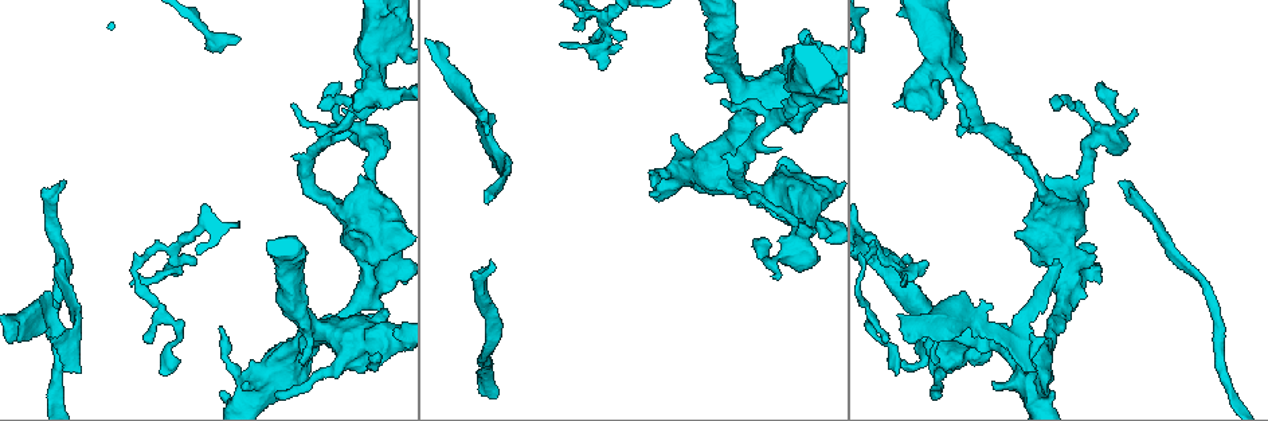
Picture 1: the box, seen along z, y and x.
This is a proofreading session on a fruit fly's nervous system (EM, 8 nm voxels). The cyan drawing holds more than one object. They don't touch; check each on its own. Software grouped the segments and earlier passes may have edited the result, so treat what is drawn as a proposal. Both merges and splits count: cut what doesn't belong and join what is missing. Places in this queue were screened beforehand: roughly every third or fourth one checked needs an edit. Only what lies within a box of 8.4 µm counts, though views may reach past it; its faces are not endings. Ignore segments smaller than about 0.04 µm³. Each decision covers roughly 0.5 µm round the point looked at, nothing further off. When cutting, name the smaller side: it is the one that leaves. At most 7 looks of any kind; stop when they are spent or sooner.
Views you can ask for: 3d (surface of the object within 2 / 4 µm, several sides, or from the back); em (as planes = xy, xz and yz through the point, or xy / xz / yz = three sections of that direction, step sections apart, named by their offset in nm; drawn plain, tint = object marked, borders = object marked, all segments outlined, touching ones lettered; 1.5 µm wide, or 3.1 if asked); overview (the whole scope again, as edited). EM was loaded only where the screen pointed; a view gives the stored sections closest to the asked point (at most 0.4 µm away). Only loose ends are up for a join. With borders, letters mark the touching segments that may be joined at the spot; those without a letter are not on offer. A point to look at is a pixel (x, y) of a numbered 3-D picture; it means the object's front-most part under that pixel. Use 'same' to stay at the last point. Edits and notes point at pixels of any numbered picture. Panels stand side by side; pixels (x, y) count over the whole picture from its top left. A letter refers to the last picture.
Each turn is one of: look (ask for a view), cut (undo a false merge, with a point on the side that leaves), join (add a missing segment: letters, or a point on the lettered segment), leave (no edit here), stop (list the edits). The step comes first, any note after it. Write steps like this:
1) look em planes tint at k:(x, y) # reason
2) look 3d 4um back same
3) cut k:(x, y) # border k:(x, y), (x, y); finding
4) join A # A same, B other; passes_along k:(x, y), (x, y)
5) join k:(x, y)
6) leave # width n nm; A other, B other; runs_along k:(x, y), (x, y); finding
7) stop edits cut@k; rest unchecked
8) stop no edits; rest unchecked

look 3d 4um at 1:(493, 195) # free end

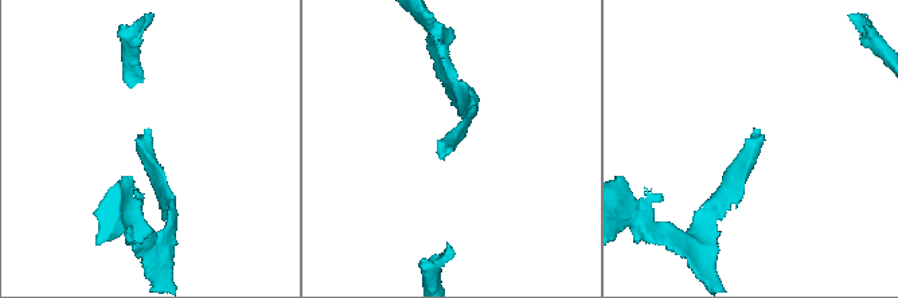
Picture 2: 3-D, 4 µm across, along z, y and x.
look em xz step 8 borders at 2:(149, 132) # need the tissue

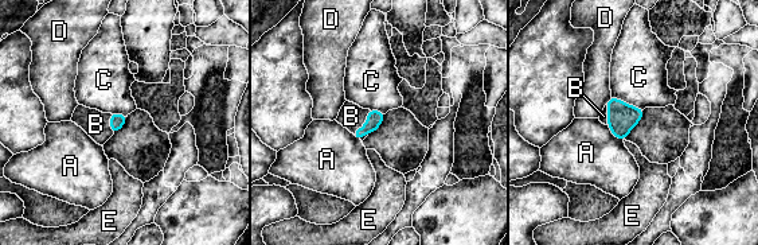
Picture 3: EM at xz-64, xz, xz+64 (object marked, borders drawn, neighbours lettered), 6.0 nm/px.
look em planes borders same

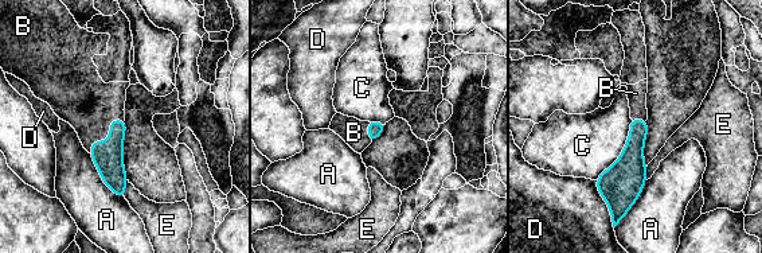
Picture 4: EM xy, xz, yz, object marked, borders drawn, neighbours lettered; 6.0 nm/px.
join B # A other, B same, C other, D other, E other; passes_along 4:(108, 156), (109, 136), (86, 102); the neuron continues

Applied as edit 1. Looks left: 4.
look overview

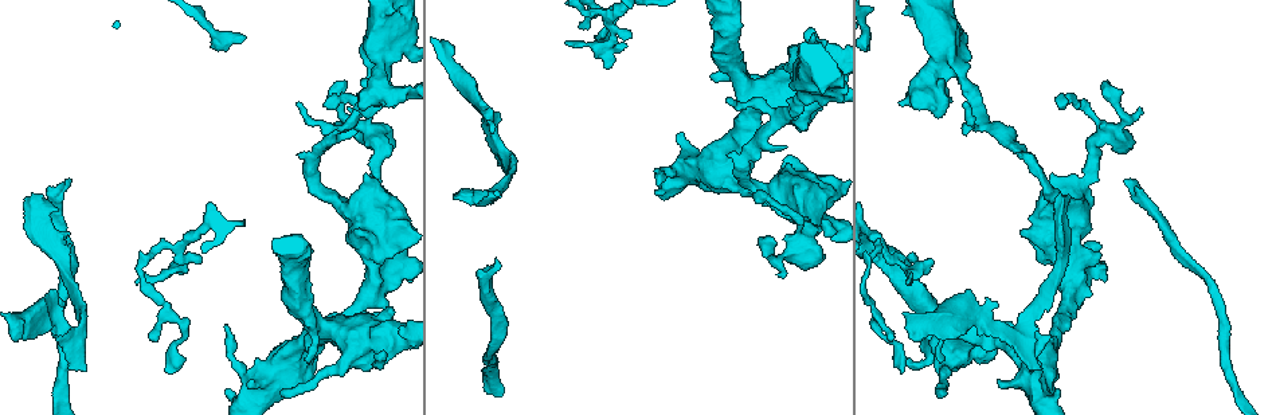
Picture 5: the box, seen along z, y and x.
look 3d 4um at 5:(1033, 371) # branch stops here

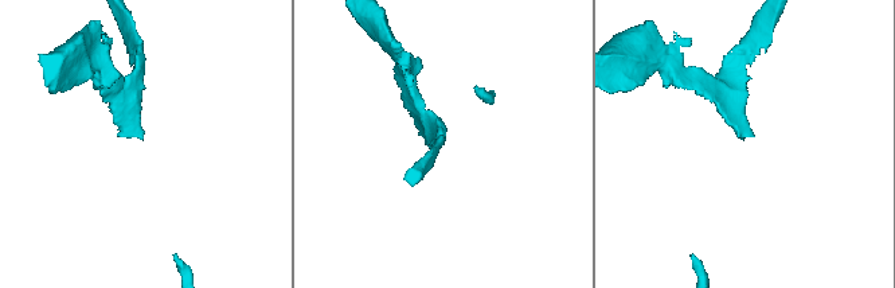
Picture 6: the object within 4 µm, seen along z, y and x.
look em planes tint at 6:(143, 136)

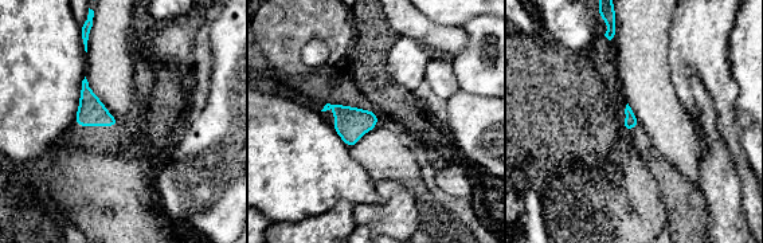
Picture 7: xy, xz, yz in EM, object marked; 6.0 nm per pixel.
look em planes borders same # see the neighbours

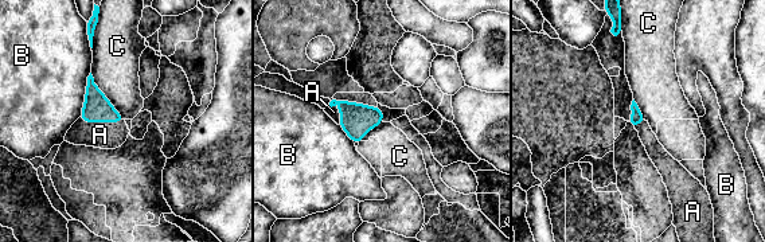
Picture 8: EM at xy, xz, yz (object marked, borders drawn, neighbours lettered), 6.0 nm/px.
join A # A same, B other, C other; passes_along 8:(97, 108), (102, 121), (100, 135); it goes on there

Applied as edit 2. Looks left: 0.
stop edits join@4, join@8; rest unchecked

